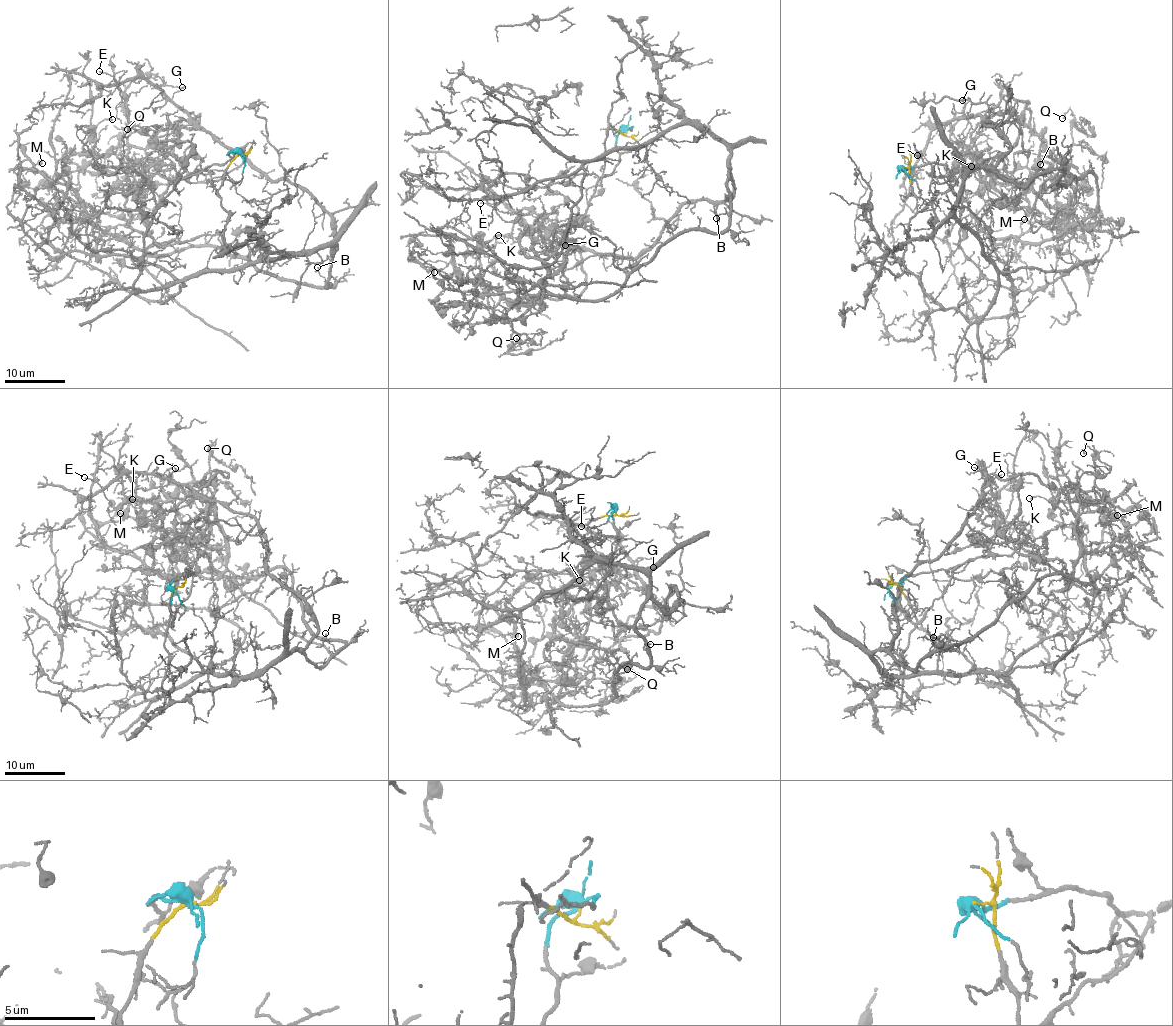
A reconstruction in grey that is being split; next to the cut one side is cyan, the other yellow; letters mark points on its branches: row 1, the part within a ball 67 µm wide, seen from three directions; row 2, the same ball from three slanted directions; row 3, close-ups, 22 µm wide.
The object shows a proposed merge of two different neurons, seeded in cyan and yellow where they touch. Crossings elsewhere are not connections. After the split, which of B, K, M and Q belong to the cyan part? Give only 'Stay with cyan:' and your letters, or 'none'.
Stay with cyan: K, M, Q

